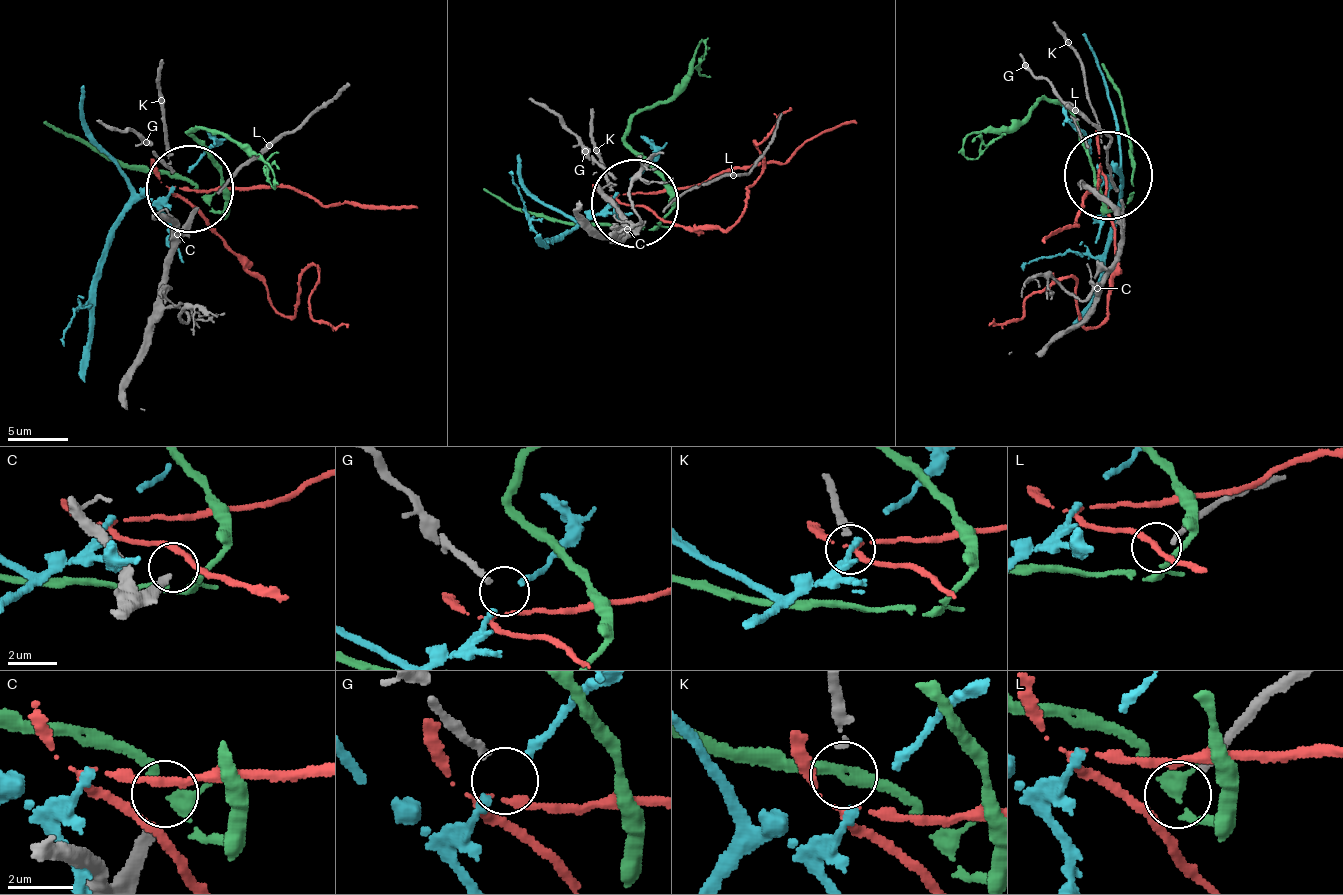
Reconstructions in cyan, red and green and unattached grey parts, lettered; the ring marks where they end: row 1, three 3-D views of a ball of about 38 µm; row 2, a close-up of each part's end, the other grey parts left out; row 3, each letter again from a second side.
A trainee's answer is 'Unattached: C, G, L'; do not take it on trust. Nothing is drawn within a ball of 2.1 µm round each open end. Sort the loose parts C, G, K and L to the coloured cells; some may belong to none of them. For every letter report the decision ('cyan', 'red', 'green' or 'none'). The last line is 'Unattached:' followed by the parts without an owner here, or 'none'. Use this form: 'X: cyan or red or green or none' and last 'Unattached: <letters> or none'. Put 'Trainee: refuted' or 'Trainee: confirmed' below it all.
C: none
G: none
K: none
L: none
Unattached: C, G, K, L
Trainee: refuted

